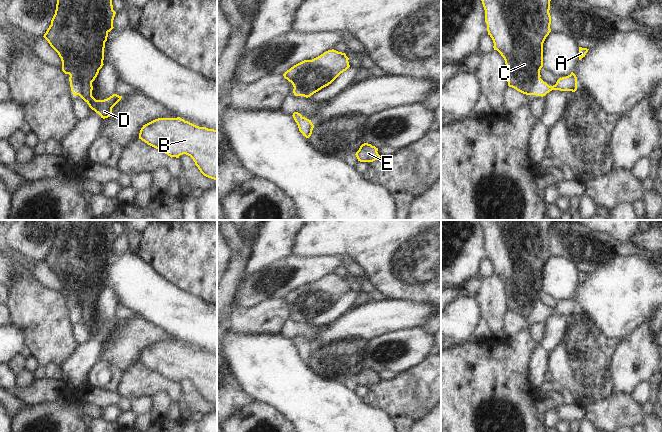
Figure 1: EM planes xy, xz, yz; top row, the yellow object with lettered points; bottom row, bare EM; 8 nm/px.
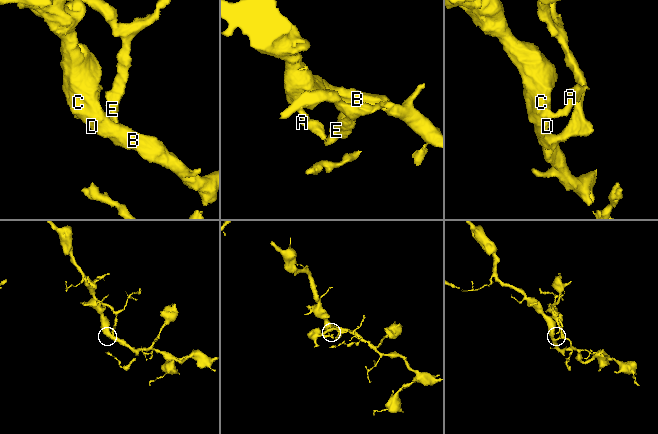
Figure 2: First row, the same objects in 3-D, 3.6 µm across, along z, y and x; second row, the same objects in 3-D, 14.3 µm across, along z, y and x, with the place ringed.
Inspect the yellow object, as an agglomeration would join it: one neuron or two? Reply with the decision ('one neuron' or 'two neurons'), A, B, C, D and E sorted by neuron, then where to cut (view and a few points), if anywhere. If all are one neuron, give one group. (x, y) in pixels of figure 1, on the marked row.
two neurons; A / B C D E; cut in xy along (70, 75), (79, 84), (79, 94)

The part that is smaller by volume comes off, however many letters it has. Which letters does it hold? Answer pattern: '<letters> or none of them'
A

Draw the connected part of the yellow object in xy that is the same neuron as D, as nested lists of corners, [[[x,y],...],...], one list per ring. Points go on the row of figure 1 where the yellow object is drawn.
[[[57,0],[51,25],[43,36],[61,58],[62,71],[80,84],[79,96],[103,119],[111,116],[112,108],[122,98],[113,94],[107,99],[96,100],[92,96],[92,82],[104,65],[105,42],[108,33],[114,28],[115,14],[112,0]]]

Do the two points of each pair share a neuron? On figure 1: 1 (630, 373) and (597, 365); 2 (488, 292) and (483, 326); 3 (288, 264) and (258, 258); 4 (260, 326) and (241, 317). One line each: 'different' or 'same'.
1: different
2: different
3: different
4: same

